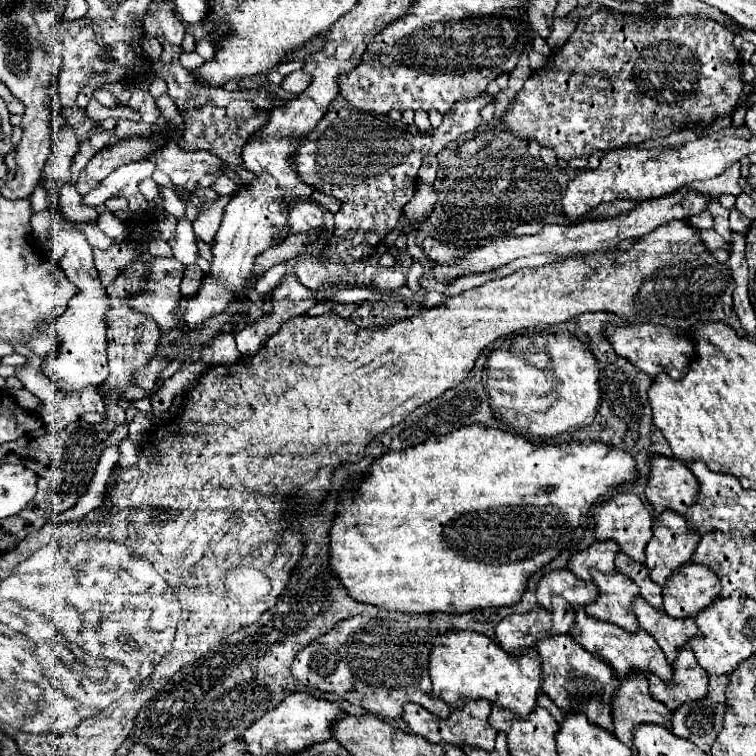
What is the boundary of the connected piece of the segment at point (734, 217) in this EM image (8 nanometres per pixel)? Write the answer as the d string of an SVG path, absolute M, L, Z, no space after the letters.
M732 208L732 212L730 212L730 228L732 228L732 232L744 234L744 232L748 232L750 224L752 222L744 214L740 214L736 208Z

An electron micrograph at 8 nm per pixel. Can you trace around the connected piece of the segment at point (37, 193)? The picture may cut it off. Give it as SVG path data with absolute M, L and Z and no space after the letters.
M41 181L37 184L34 192L32 193L32 196L30 197L30 201L31 201L33 213L38 213L42 210L45 210L48 207L49 202L48 202L47 193Z

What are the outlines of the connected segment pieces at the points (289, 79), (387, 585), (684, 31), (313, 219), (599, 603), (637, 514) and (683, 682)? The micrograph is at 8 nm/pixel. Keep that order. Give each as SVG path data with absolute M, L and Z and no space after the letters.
M298 70L298 72L292 72L292 74L288 74L288 76L284 78L282 88L284 88L288 94L300 94L300 92L304 92L304 88L308 88L310 80L312 80L312 76L308 76L306 72Z
M480 424L458 428L446 436L430 438L424 444L412 446L400 452L386 452L382 458L374 460L370 474L364 476L360 488L354 492L344 492L340 498L340 512L334 516L334 524L330 530L330 558L332 572L342 580L348 588L350 596L360 602L380 606L384 610L400 610L408 614L432 614L432 612L448 612L448 614L464 614L476 608L492 608L492 606L514 606L520 602L526 592L526 582L532 574L542 570L548 562L560 556L562 550L570 546L570 540L580 540L582 532L588 528L590 508L598 502L600 496L614 490L620 484L634 482L638 478L636 460L630 452L620 450L612 444L604 444L598 440L584 442L562 442L562 444L534 444L518 434L486 428Z
M602 8L602 10L594 12L592 16L582 18L578 22L578 28L574 30L574 34L566 40L566 44L552 52L548 64L530 74L530 78L524 82L524 88L520 90L512 110L504 116L504 124L508 124L510 130L514 130L524 140L534 136L542 146L552 146L556 156L564 158L572 168L586 168L588 156L592 156L594 152L600 152L600 150L606 152L606 150L614 150L614 148L622 148L622 146L640 144L640 142L650 140L650 138L666 138L672 132L684 130L688 122L696 124L694 132L704 132L716 118L732 114L740 102L740 92L744 86L744 82L742 82L742 58L740 58L740 52L734 48L732 38L734 38L734 34L728 28L724 28L722 24L708 20L708 18L698 20L692 16L680 16L680 18L658 18L658 20L652 20L652 18L632 20L628 16L612 16L610 10L606 12Z
M302 198L302 200L296 200L292 206L290 206L290 212L288 212L288 226L294 234L300 234L300 232L308 232L316 226L324 224L324 212L322 208L308 200L308 198Z
M592 572L592 578L600 590L600 598L584 608L586 616L602 622L612 622L626 632L638 632L640 626L632 610L632 600L640 590L634 584L634 580L620 572Z
M616 494L614 500L602 504L598 512L594 514L596 520L596 538L598 540L616 540L620 544L620 550L630 556L636 562L644 562L644 548L652 538L652 524L654 518L650 510L642 504L642 500L636 494Z
M682 648L680 656L674 660L674 682L672 684L660 684L660 680L650 682L652 696L662 702L672 712L686 704L706 698L708 694L708 672L700 668L696 656L692 656L692 650Z

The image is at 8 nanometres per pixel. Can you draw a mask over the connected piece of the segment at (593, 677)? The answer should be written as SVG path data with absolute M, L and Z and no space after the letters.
M548 636L536 644L536 650L544 668L544 694L564 712L564 714L586 714L594 726L614 732L612 724L612 696L618 690L618 676L612 666L602 658L584 650L572 636Z

